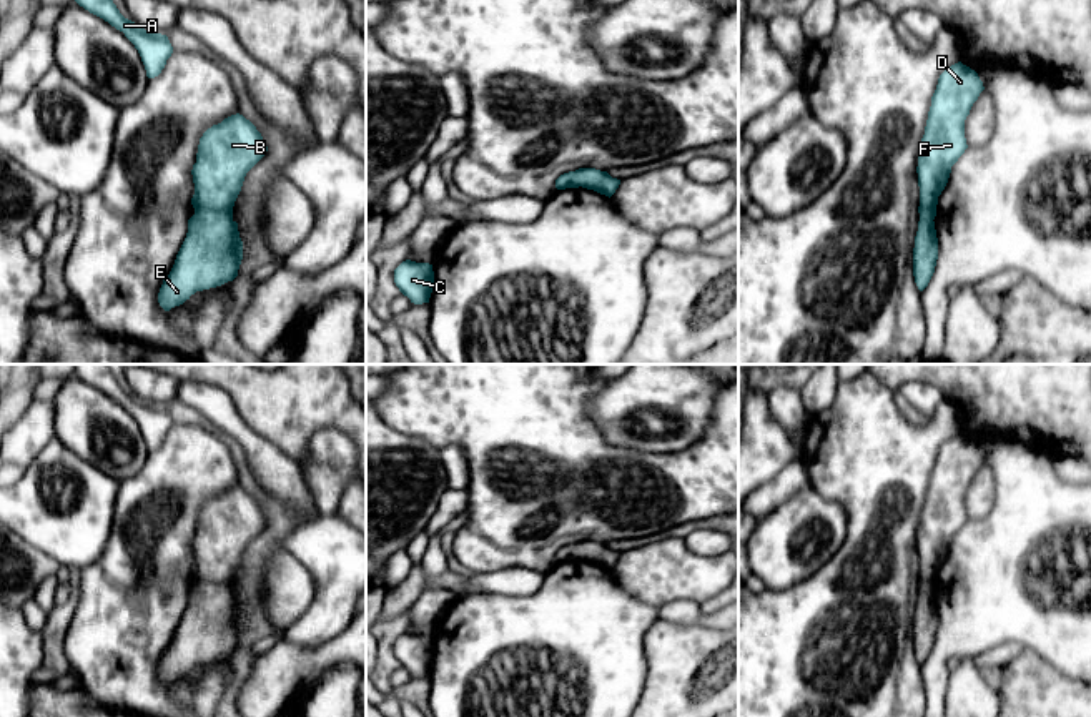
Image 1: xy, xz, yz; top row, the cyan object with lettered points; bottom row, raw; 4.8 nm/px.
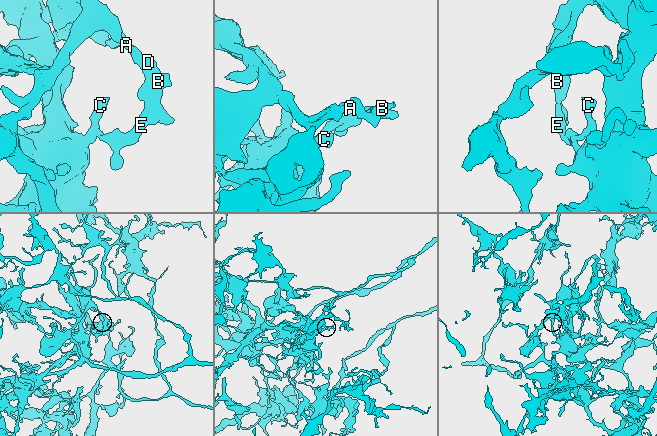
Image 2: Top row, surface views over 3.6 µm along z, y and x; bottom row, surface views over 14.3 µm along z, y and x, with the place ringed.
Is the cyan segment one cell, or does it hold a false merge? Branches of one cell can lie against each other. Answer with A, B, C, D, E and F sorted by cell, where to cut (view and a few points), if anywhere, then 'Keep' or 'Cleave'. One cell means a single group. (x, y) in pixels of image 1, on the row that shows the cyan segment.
Groups: A B D F / C E. Split along xz (569, 177), (579, 175), (587, 178), (591, 175), (597, 185). Cleave

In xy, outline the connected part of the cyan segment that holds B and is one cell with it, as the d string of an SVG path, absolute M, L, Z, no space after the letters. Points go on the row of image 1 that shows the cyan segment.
M236 113L208 128L200 138L191 175L195 221L206 228L233 221L233 206L246 173L268 146L256 126Z

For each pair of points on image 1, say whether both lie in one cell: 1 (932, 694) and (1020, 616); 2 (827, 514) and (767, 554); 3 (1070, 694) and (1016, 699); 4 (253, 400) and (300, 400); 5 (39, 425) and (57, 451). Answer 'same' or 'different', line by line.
1: same
2: same
3: same
4: same
5: different

